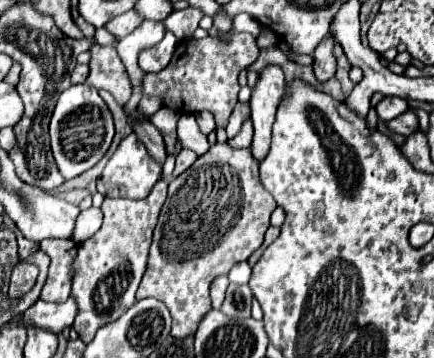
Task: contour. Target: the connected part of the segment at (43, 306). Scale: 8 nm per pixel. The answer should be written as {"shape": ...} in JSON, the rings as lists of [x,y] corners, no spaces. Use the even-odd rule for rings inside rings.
{"shape":[[[68,297],[68,301],[64,303],[46,303],[40,299],[34,307],[30,307],[30,311],[24,313],[24,323],[38,323],[38,327],[62,333],[66,327],[72,327],[76,315],[78,305],[74,297]]]}

